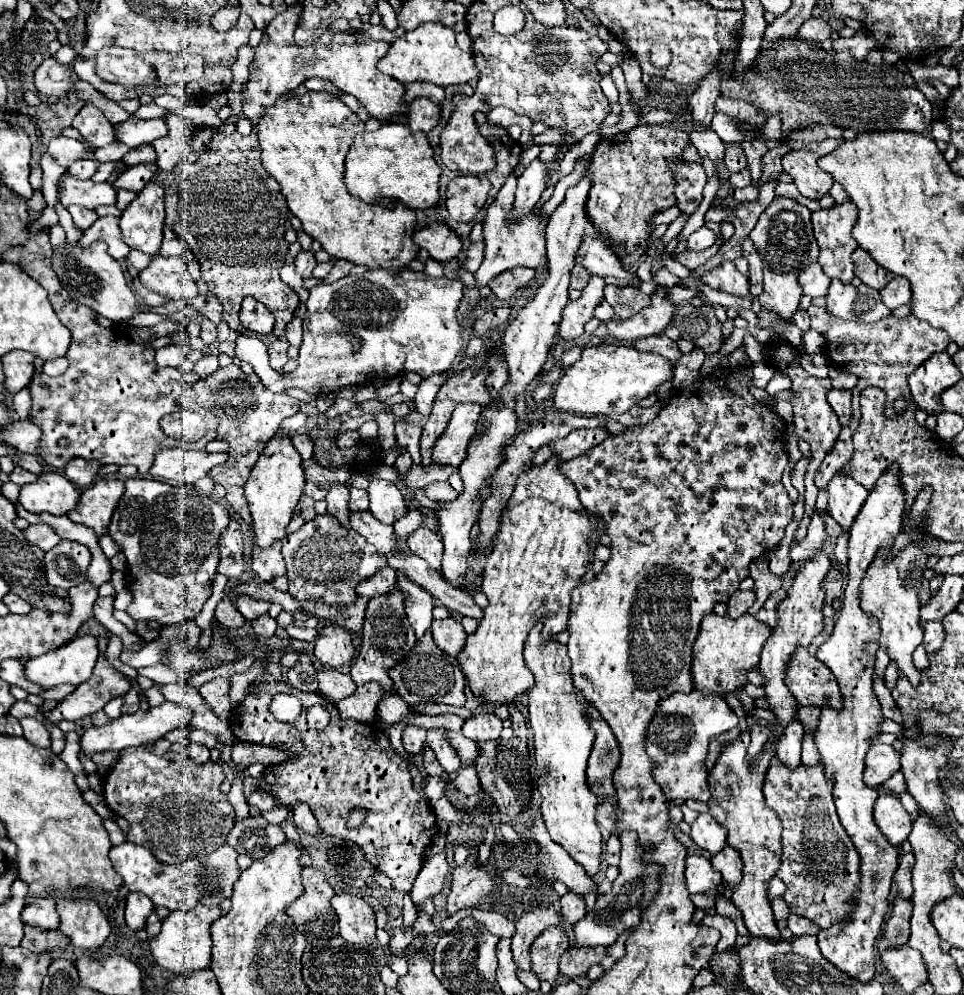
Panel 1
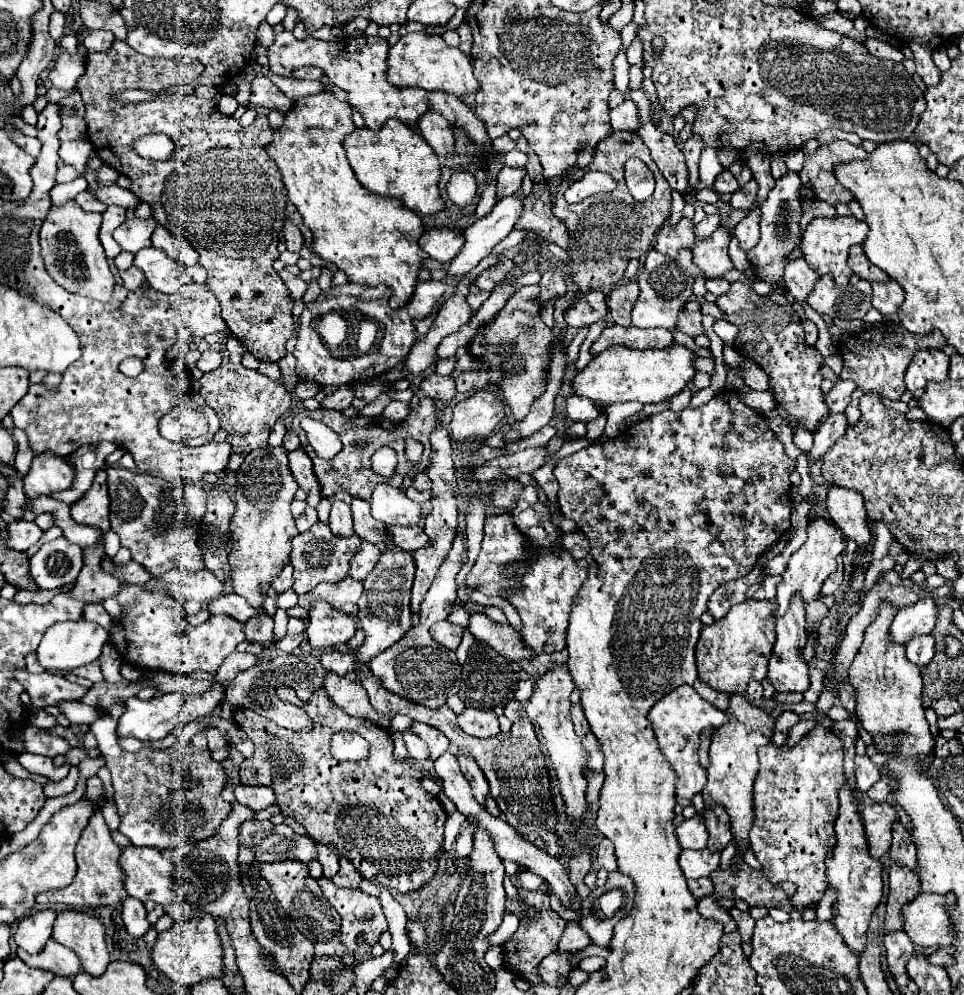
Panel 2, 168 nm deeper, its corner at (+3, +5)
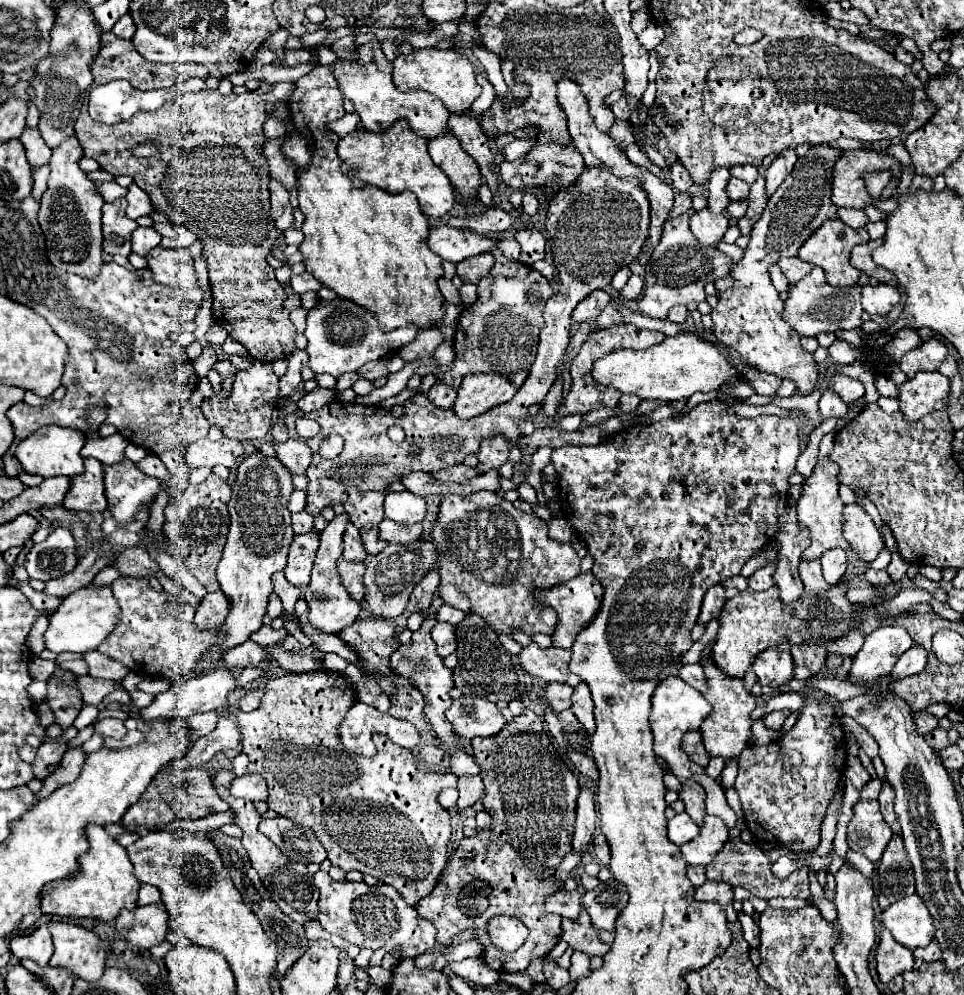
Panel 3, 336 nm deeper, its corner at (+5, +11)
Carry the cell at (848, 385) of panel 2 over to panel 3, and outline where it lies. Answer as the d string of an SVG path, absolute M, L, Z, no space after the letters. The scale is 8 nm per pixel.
M836 374L828 382L828 390L836 392L846 404L848 402L854 402L854 400L858 400L858 398L864 396L864 386L858 380L854 380L850 376L842 376L842 374Z

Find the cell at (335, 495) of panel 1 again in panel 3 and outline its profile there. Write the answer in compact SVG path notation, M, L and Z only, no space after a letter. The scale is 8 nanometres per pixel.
M338 514L338 516L334 516L334 520L330 520L326 524L324 532L320 534L320 548L316 552L312 580L304 592L304 598L310 608L308 622L326 634L340 634L340 630L352 626L360 614L360 604L348 596L348 592L344 590L340 576L336 572L336 560L342 556L342 534L344 534L344 528L348 522L350 522L348 514Z

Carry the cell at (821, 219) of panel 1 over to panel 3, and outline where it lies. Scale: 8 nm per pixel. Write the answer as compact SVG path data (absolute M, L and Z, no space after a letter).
M826 220L798 250L798 258L804 262L810 262L814 266L824 268L826 274L826 282L832 286L852 286L858 282L860 278L860 270L856 270L854 266L850 266L850 250L856 244L864 244L868 242L868 230L866 228L850 228L848 224L844 224L842 220Z

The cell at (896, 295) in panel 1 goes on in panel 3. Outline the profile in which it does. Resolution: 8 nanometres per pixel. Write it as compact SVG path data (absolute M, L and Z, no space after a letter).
M866 284L862 288L862 308L868 314L888 314L900 300L898 290L892 284Z

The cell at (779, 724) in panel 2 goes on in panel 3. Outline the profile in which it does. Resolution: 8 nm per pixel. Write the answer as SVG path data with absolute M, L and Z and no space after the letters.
M778 710L778 712L770 712L770 714L764 714L762 716L762 722L768 726L768 728L772 728L772 730L780 730L782 728L782 724L784 724L784 720L786 720L786 710Z

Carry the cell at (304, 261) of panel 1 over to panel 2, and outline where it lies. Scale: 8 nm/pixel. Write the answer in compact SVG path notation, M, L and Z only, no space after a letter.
M284 218L284 240L290 252L298 252L304 244L304 238L298 230L298 226L294 222L290 222L290 218Z

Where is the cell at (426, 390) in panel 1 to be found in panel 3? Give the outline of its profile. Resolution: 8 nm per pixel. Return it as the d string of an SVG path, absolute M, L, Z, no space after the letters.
M436 382L430 392L428 392L428 398L432 404L440 406L440 408L452 408L454 406L454 400L456 400L456 390L444 382Z

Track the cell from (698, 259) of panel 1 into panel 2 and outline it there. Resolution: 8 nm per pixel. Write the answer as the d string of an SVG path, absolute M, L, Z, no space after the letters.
M670 218L662 224L658 236L656 236L656 252L662 254L676 254L678 248L692 248L694 244L694 224L688 218L680 218L676 226L672 226Z

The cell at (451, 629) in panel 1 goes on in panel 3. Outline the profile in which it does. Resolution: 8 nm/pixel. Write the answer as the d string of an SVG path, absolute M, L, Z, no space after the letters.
M436 622L432 628L432 640L436 642L438 654L444 658L456 650L456 628L448 622Z

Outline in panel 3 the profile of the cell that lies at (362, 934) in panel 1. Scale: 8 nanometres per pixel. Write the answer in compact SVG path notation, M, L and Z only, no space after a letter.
M318 870L314 874L314 884L320 890L320 916L318 922L330 934L338 934L350 944L360 948L386 948L390 954L396 946L402 950L400 958L420 956L436 946L436 928L432 922L424 920L414 906L406 904L406 900L388 884L368 886L366 882L336 882L328 876L328 872Z

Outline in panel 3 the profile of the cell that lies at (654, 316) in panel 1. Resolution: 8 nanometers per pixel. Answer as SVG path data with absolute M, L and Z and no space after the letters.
M682 214L664 224L662 240L654 248L652 258L646 264L644 292L638 296L638 310L650 318L666 320L668 312L676 304L690 304L704 300L704 286L718 278L728 276L732 260L716 250L702 246L688 228L688 216Z

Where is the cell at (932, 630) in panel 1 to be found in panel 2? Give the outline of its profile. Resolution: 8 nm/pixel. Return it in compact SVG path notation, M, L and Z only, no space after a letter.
M930 634L914 638L914 642L908 642L906 646L906 658L916 666L928 666L932 656L934 656L934 638L930 638Z

